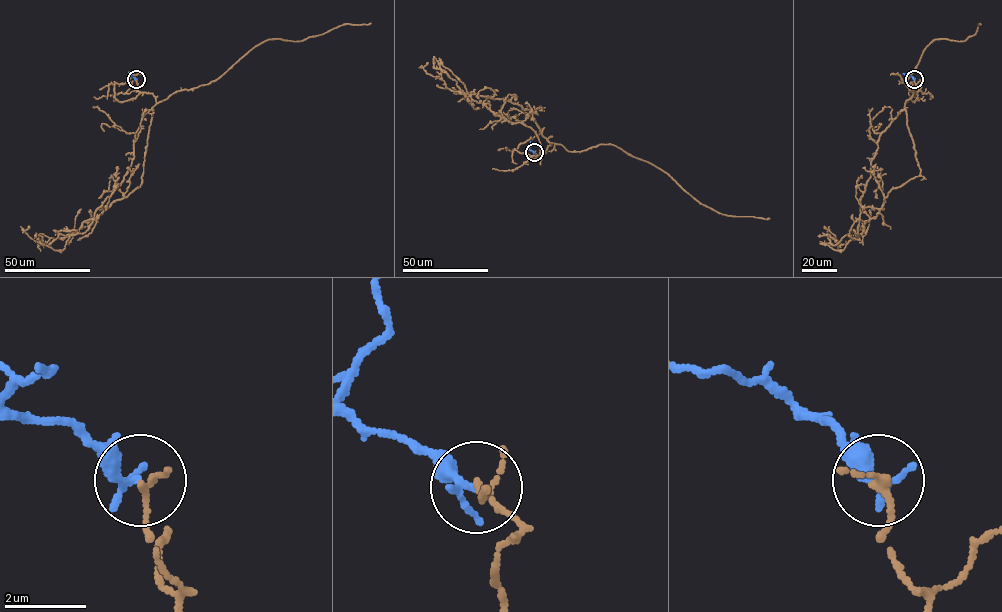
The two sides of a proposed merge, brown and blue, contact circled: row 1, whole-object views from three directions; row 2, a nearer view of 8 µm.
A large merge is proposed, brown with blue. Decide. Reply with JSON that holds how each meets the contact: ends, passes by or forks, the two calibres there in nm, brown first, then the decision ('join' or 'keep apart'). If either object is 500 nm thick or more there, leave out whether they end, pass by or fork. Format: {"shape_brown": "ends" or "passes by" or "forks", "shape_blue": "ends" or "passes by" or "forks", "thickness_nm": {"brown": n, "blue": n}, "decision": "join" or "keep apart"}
{"shape_brown": "passes by", "shape_blue": "passes by", "thickness_nm": {"brown": 130, "blue": 200}, "decision": "keep apart"}

